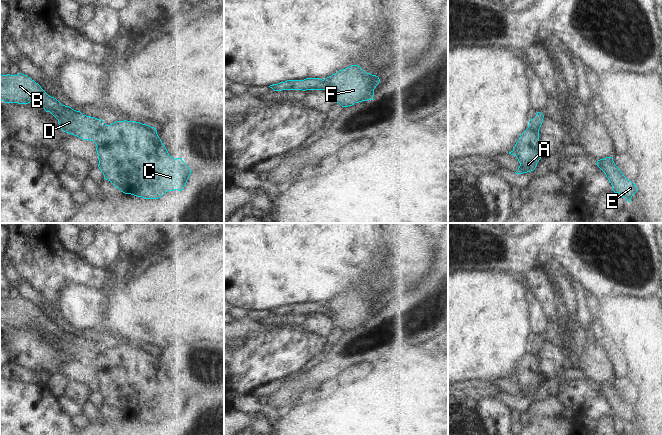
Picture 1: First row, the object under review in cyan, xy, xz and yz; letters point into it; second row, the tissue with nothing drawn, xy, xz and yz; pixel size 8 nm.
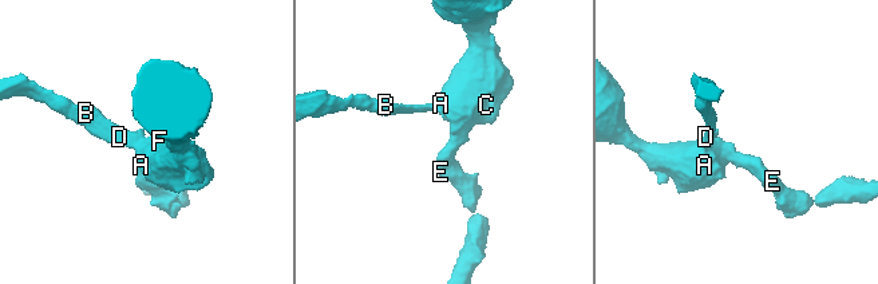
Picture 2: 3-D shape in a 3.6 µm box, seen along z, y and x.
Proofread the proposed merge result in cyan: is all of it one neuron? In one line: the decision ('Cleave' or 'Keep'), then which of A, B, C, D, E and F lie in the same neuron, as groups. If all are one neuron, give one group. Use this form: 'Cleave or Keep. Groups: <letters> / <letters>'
Cleave. Groups: A C E F / B D.

